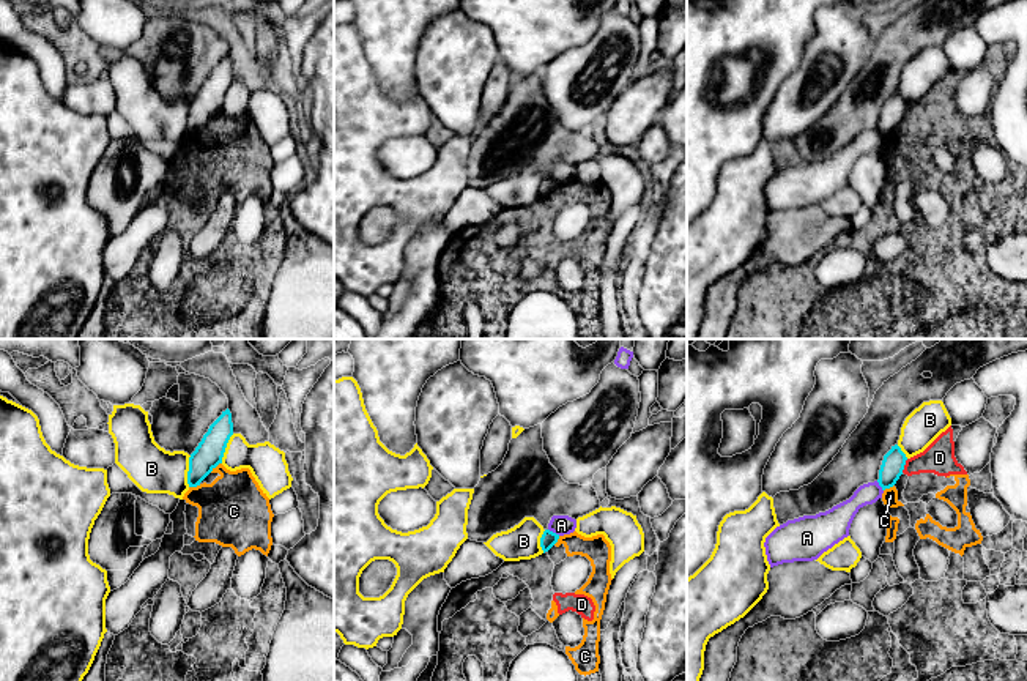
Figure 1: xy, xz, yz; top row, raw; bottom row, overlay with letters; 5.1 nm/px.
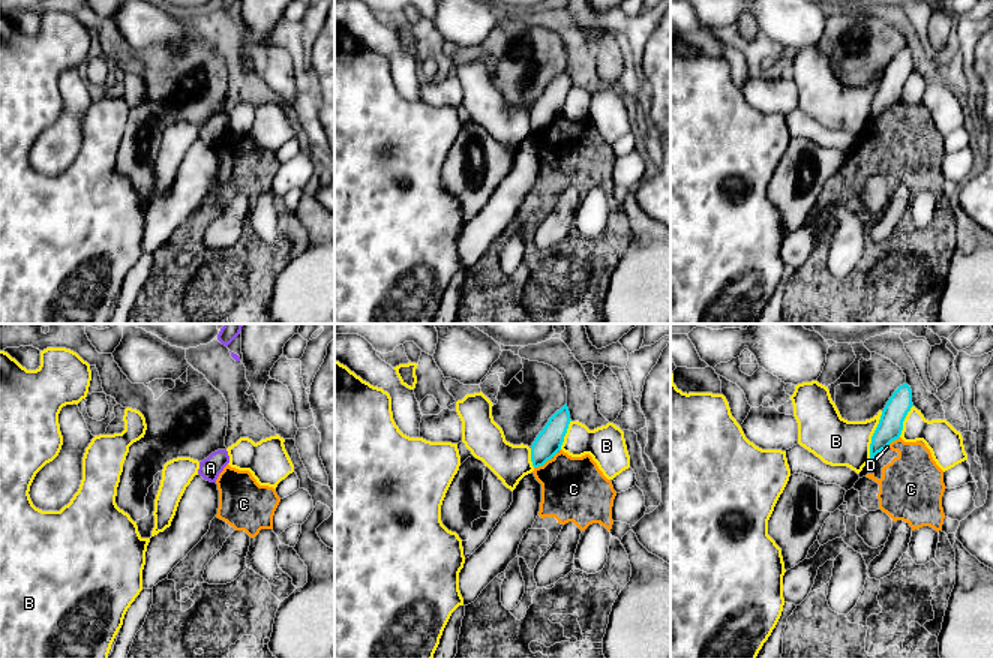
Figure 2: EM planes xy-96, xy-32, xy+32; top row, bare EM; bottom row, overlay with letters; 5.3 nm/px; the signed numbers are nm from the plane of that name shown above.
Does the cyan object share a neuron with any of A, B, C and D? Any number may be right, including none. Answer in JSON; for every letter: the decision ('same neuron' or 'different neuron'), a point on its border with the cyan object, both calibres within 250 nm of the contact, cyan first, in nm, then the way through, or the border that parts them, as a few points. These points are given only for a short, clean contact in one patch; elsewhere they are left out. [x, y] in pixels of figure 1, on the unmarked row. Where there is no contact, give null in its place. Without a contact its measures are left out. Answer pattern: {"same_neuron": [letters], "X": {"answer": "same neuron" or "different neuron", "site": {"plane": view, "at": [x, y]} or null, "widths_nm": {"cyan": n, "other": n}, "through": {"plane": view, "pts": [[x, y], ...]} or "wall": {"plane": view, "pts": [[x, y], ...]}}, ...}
{"same_neuron": [], "A": {"answer": "different neuron", "site": {"plane": "xz", "at": [555, 180]}, "widths_nm": {"cyan": 80, "other": 100}, "wall": {"plane": "xz", "pts": [[548, 175], [559, 182]]}}, "B": {"answer": "different neuron", "site": {"plane": "xy", "at": [188, 119]}, "widths_nm": {"cyan": 150, "other": 240}}, "C": {"answer": "different neuron", "site": {"plane": "xy", "at": [215, 114]}, "widths_nm": {"cyan": 150, "other": 360}, "wall": {"plane": "xy", "pts": [[221, 109], [210, 119]]}}, "D": {"answer": "different neuron", "site": {"plane": "yz", "at": [904, 111]}, "widths_nm": {"cyan": 120, "other": 160}, "wall": {"plane": "yz", "pts": [[908, 106], [901, 119]]}}}

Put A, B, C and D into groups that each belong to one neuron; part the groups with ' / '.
A / B / C D

